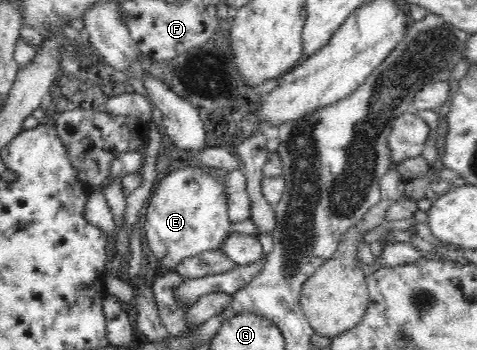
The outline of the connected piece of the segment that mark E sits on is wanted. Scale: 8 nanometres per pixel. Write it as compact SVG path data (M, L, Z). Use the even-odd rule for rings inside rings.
M183 167L167 174L152 192L145 215L148 245L157 261L173 271L181 261L221 248L232 232L229 207L222 177L199 167Z

